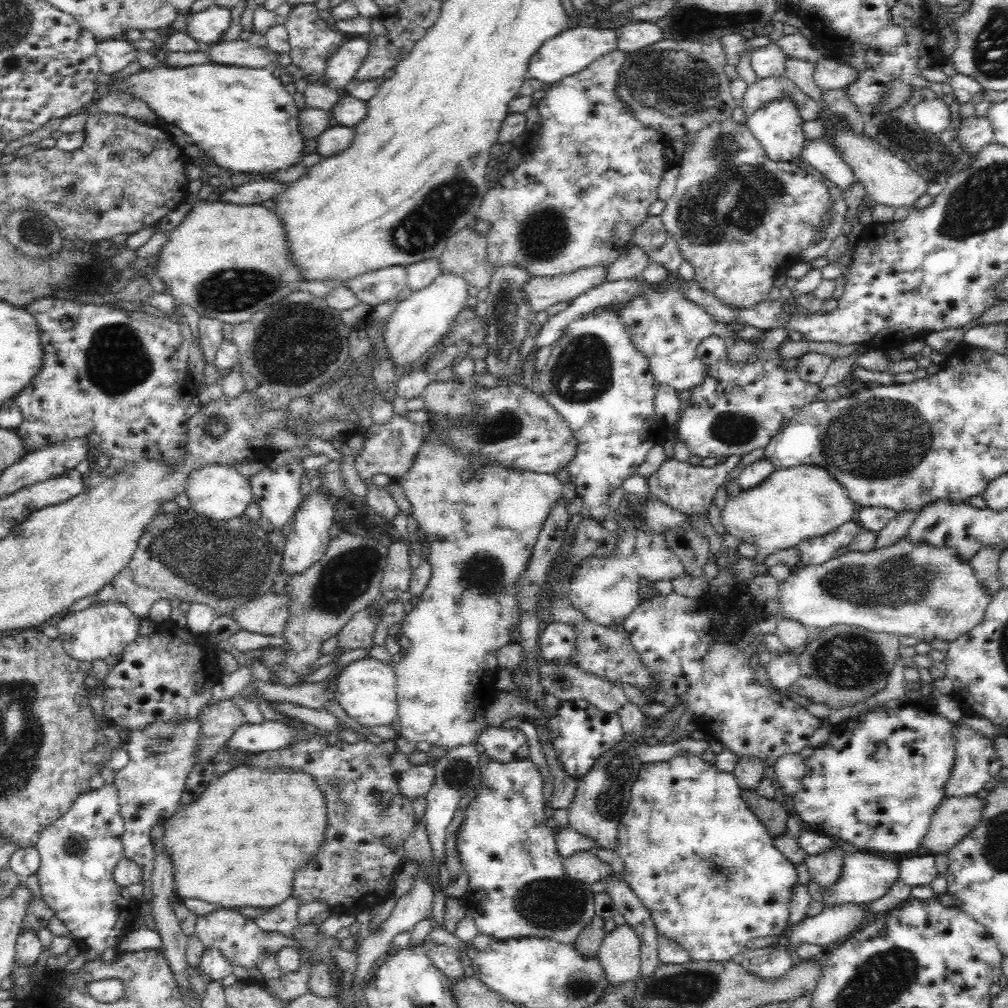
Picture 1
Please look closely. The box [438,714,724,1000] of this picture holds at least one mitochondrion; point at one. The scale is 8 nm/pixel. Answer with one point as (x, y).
(549, 903)

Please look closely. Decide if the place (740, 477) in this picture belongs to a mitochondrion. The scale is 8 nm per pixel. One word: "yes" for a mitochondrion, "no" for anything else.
no

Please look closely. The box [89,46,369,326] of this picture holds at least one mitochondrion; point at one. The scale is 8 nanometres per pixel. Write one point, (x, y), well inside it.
(227, 291)

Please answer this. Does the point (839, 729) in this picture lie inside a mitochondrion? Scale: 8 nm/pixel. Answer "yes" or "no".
no

